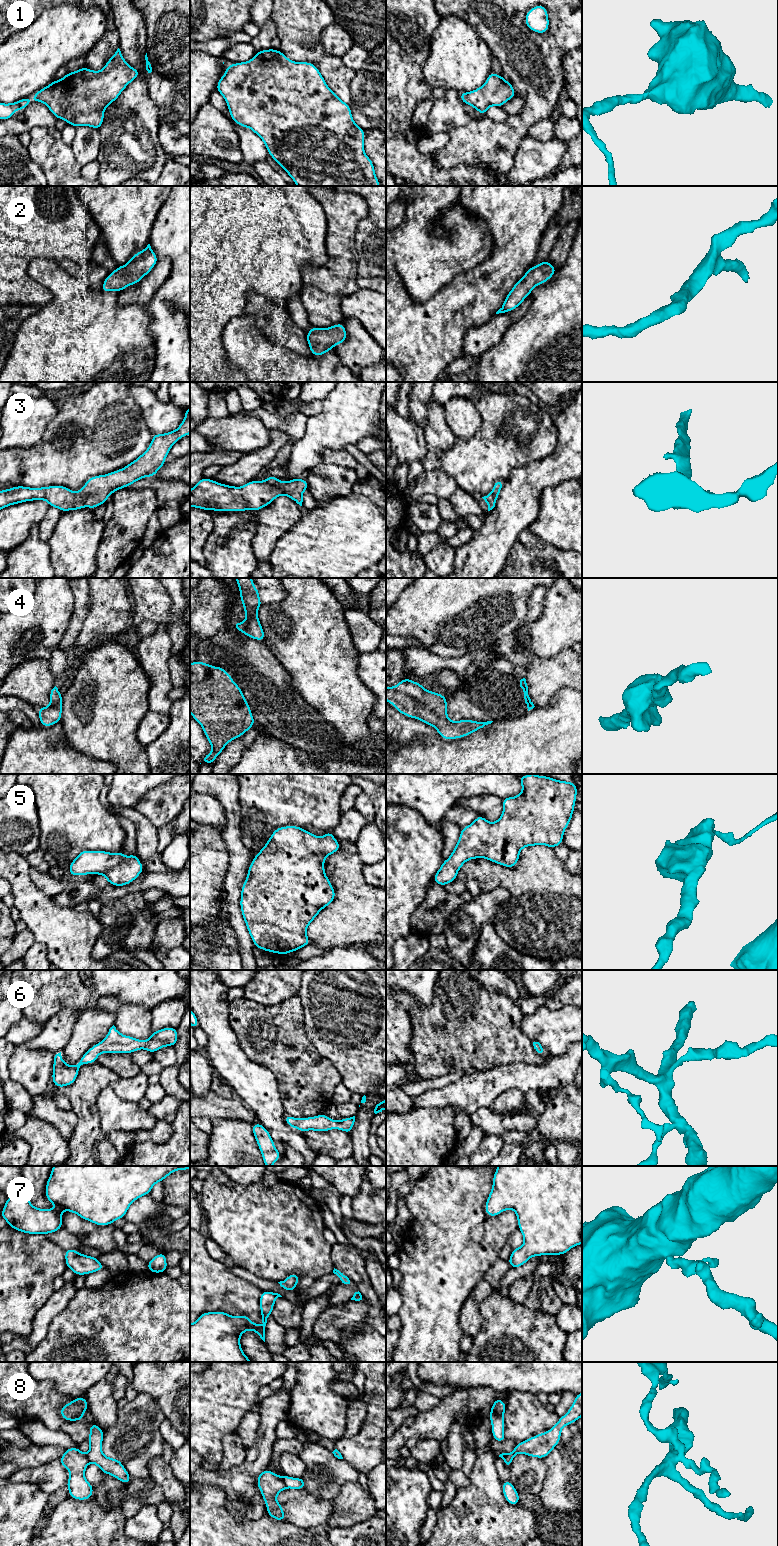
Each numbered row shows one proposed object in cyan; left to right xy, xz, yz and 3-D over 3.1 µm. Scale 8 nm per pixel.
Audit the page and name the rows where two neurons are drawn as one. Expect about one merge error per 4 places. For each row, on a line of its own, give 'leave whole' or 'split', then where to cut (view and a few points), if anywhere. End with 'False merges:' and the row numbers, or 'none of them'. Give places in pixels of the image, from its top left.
1: leave whole; cut none
2: leave whole; cut none
3: leave whole; cut none
4: leave whole; cut none
5: leave whole; cut none
6: leave whole; cut none
7: leave whole; cut none
8: split; cut xz (282, 1478), (286, 1487)
False merges: 8

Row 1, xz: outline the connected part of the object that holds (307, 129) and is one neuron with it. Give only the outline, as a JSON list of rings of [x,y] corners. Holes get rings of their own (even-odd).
[[[268,49],[257,51],[255,56],[247,61],[229,64],[225,74],[219,79],[216,90],[223,96],[231,119],[242,127],[250,128],[264,142],[269,155],[286,171],[297,186],[380,186],[377,180],[372,160],[365,154],[365,130],[357,126],[353,120],[349,104],[343,102],[326,84],[319,69],[310,62],[294,62],[280,50]]]

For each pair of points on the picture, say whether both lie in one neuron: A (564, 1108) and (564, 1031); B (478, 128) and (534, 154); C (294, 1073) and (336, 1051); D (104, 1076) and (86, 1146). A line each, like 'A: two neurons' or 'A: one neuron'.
A: two neurons
B: two neurons
C: two neurons
D: one neuron

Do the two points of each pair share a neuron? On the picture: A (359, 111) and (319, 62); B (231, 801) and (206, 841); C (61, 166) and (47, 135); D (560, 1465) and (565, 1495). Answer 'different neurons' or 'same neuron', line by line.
A: different neurons
B: different neurons
C: same neuron
D: same neuron

